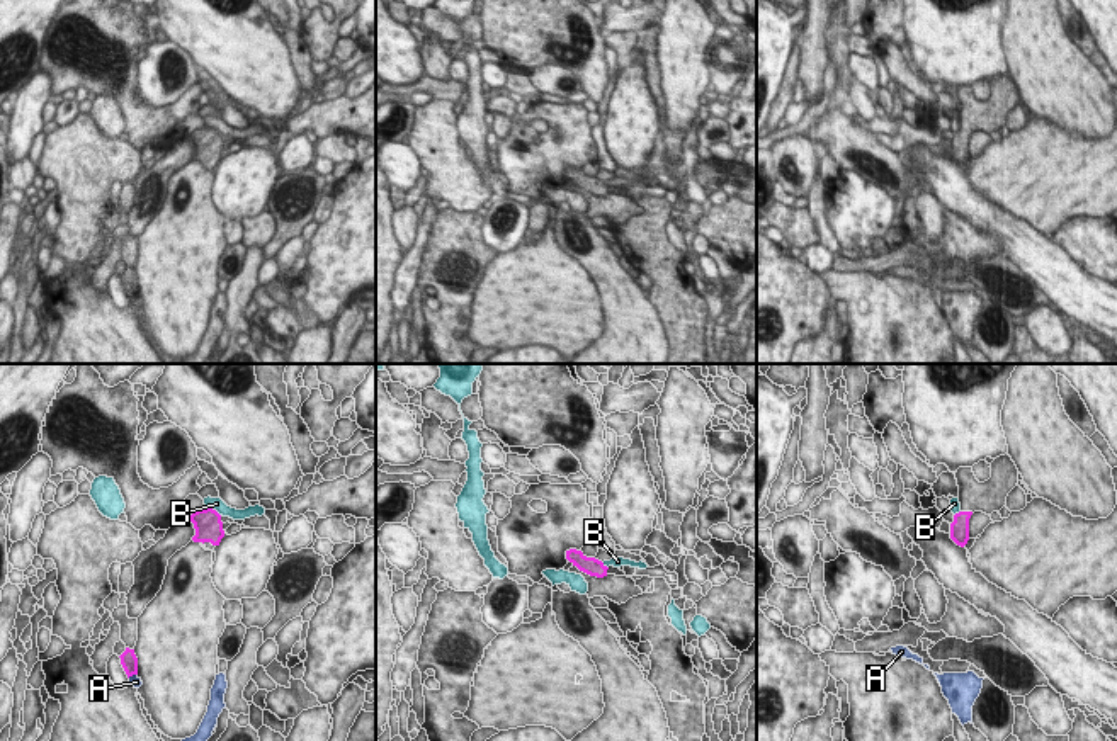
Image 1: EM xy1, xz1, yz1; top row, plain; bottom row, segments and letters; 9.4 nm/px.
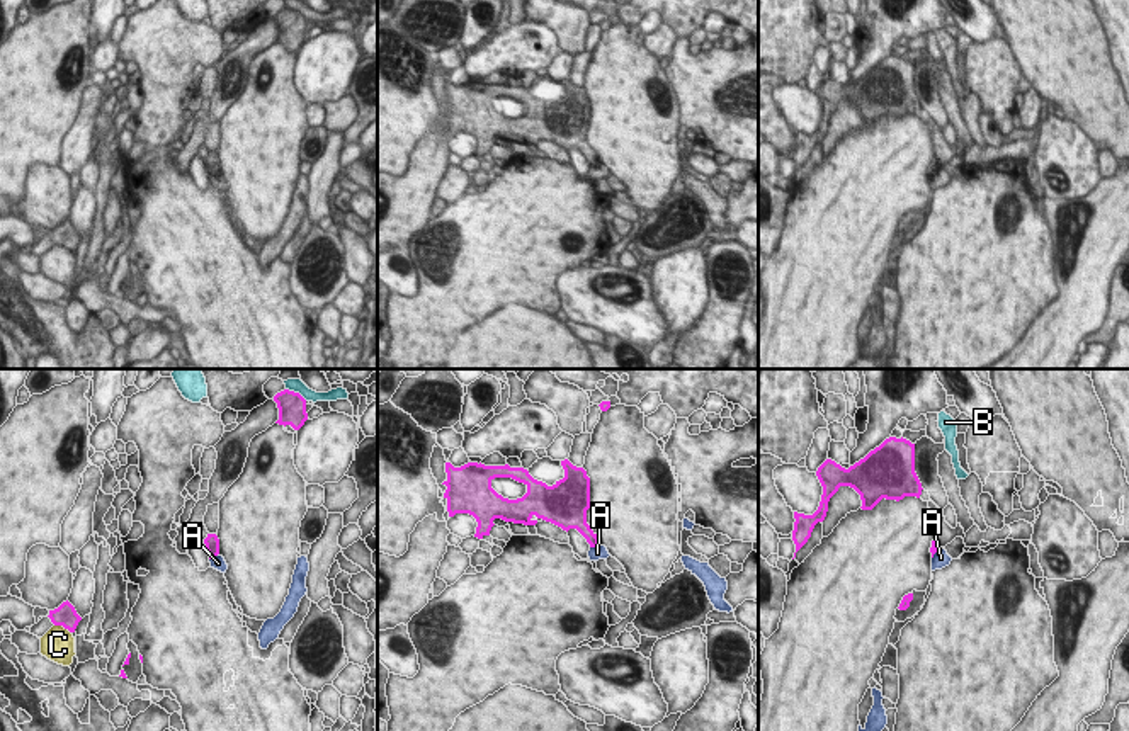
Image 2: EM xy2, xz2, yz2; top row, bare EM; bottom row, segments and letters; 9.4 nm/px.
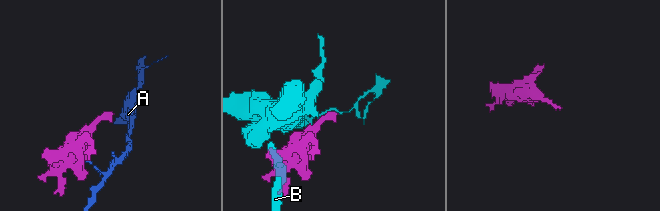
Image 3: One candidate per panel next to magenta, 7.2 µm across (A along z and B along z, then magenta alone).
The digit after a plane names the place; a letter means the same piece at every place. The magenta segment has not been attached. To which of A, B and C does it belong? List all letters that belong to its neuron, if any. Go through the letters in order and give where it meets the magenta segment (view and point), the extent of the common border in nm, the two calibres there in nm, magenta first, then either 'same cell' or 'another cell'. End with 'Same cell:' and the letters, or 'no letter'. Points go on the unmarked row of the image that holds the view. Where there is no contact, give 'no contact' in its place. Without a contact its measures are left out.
A: xy2 (213, 175) | 120 nm | 140/130 nm | another cell
B: xy1 (215, 130) | 150 nm | 260/130 nm | another cell
C: xy2 (63, 245) | 180 nm | 200/320 nm | another cell
Same cell: no letter

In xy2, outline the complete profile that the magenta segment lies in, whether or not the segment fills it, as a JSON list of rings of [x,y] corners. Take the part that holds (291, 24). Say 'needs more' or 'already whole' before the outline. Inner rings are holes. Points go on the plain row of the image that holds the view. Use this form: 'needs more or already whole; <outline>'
already whole; [[[284,8],[274,15],[274,20],[279,27],[279,39],[275,42],[299,49],[308,39],[306,19],[299,12]]]

